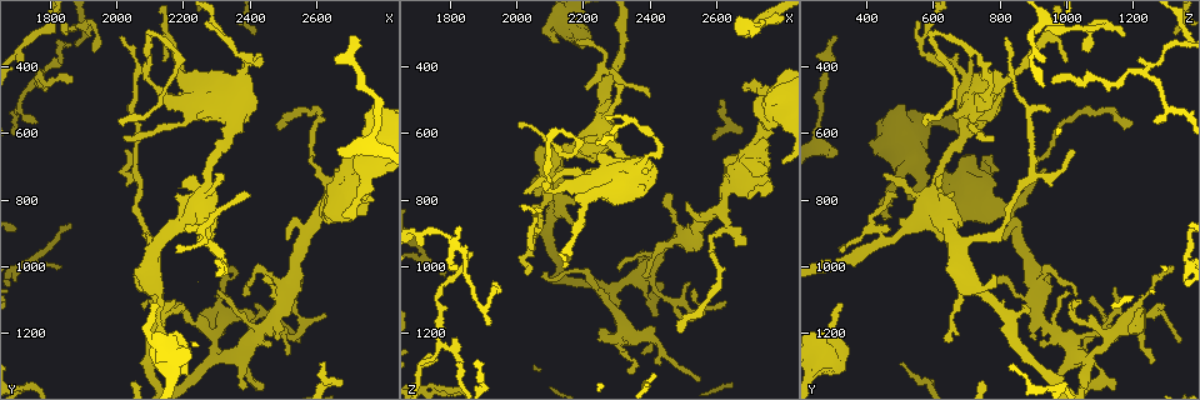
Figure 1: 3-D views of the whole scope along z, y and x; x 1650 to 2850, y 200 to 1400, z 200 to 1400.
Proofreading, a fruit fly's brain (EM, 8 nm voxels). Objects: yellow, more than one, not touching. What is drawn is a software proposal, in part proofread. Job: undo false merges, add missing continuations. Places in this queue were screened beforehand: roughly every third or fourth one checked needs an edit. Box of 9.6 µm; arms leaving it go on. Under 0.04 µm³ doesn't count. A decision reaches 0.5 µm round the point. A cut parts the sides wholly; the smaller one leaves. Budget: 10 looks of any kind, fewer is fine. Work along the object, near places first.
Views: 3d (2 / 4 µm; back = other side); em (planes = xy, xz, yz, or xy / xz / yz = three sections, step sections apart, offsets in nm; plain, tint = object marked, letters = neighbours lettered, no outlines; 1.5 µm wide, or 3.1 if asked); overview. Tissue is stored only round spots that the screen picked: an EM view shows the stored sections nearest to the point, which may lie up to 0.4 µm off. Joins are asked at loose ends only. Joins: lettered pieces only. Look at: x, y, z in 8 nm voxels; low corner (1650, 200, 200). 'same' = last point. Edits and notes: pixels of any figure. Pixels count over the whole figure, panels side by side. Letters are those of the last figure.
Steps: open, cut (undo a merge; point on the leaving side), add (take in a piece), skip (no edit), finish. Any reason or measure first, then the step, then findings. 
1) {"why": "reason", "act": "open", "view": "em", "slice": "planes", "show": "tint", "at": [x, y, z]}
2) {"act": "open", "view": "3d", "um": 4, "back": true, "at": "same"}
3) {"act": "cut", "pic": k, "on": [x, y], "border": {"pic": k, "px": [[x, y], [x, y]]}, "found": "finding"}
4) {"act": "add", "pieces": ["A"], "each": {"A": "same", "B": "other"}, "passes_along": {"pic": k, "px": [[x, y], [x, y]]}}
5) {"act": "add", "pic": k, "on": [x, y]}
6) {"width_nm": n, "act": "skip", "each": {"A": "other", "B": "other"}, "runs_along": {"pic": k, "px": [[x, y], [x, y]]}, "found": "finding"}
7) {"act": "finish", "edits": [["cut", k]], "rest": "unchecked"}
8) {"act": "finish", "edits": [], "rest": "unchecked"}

{"act": "open", "view": "3d", "um": 2, "at": [2550, 1240, 1340]}

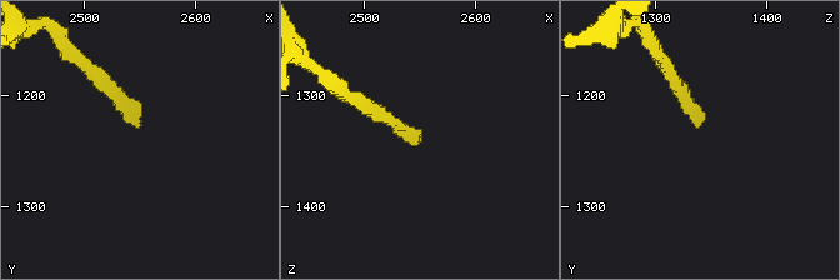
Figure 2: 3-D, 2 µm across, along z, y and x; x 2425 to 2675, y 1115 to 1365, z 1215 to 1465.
{"act": "open", "view": "em", "slice": "planes", "show": "tint", "at": [2544, 1230, 1336]}

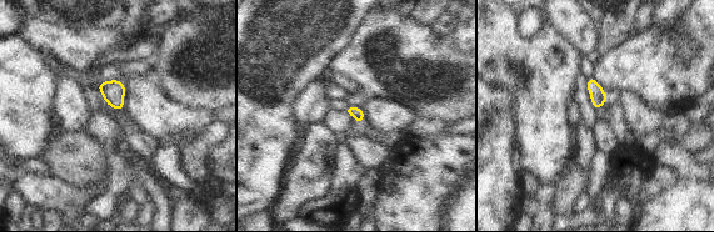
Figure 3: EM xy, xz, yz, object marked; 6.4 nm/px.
{"why": "see the neighbours", "act": "open", "view": "em", "slice": "planes", "show": "letters", "at": "same"}

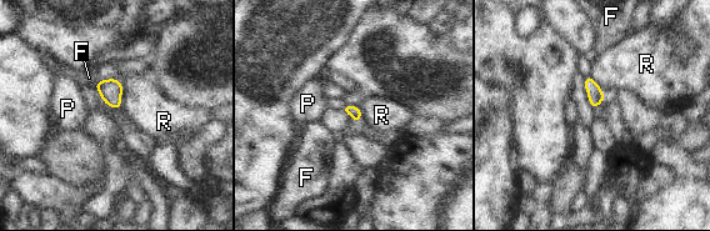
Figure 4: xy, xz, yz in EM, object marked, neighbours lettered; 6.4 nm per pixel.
{"longest_contact_nm": ["R", 240], "act": "skip", "each": {"F": "other", "P": "other", "R": "other"}, "border": {"pic": 4, "px": [[98, 80], [120, 81], [121, 108]]}, "found": "none of them fits"}

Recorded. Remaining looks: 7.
{"why": "an open end", "act": "open", "view": "3d", "um": 4, "at": [2470, 1220, 920]}

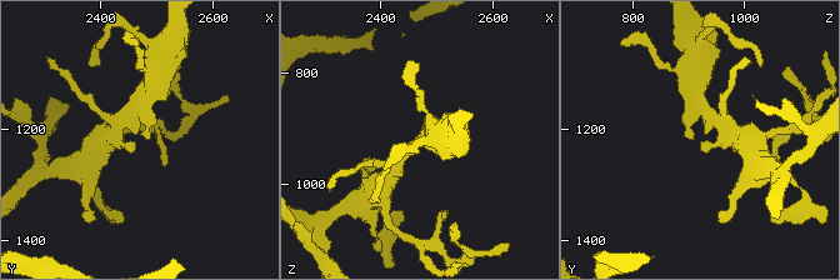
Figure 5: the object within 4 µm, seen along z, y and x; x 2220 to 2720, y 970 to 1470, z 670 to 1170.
{"act": "open", "view": "em", "slice": "xy", "step": 8, "show": "letters", "at": [2460, 1225, 920]}

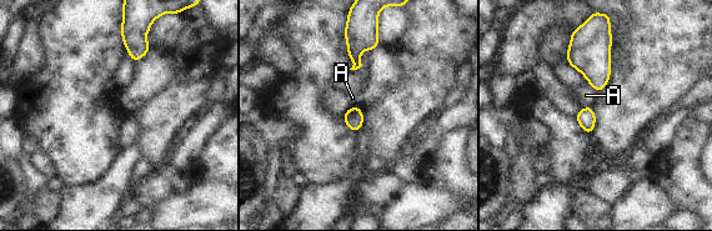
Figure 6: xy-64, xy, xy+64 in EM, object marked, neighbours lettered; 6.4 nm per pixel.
{"why": "another direction", "act": "open", "view": "em", "slice": "planes", "show": "letters", "at": "same"}

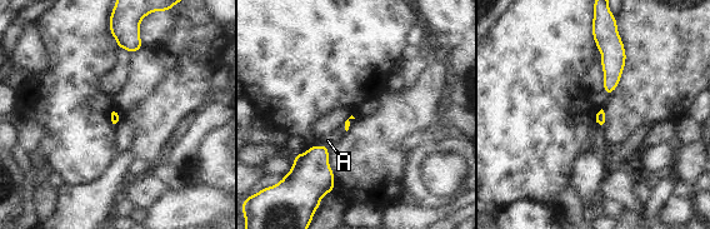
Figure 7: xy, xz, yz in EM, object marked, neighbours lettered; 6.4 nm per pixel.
{"act": "skip", "each": {"A": "other"}, "border": {"pic": 7, "px": [[318, 144], [328, 148]]}, "found": "none of them fits"}

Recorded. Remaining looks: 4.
{"why": "free end", "act": "open", "view": "3d", "um": 2, "at": [2670, 670, 290]}

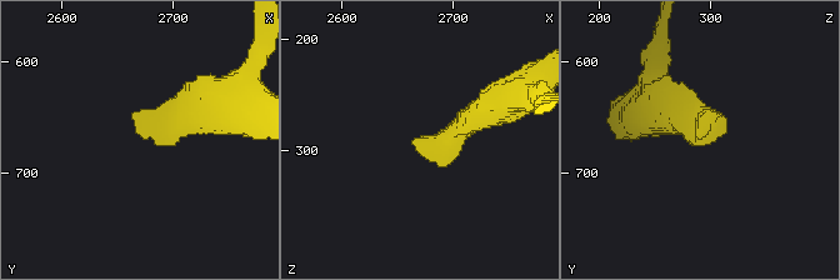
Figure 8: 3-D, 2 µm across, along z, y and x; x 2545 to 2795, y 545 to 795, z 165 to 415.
{"act": "open", "view": "em", "slice": "planes", "show": "letters", "at": [2664, 666, 294]}

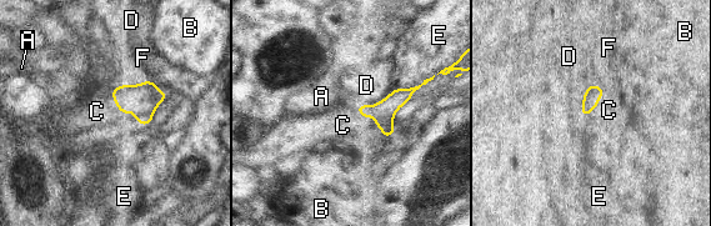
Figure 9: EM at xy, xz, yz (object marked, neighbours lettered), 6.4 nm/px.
{"act": "add", "pieces": ["C"], "each": {"A": "other", "B": "other", "C": "same", "D": "other", "E": "other", "F": "other"}, "found": "the cell continues"}

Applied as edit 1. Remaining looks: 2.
{"why": "tapers out", "act": "open", "view": "em", "slice": "xy", "step": 8, "show": "letters", "at": [1920, 310, 1180]}

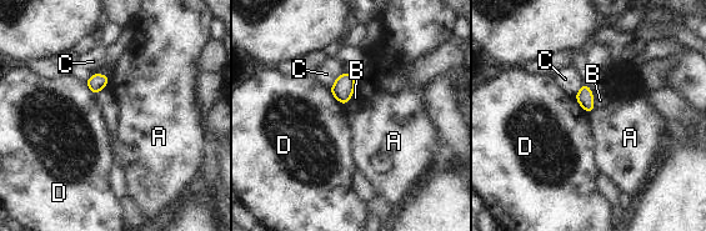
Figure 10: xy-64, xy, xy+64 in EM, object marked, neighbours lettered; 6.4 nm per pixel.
{"act": "skip", "each": {"A": "other", "B": "other", "C": "other", "D": "other"}, "border": {"pic": 10, "px": [[354, 75], [355, 91]]}, "found": "none of them fits"}

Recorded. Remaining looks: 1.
{"act": "finish", "edits": [["add", 9]], "rest": "unchecked"}

